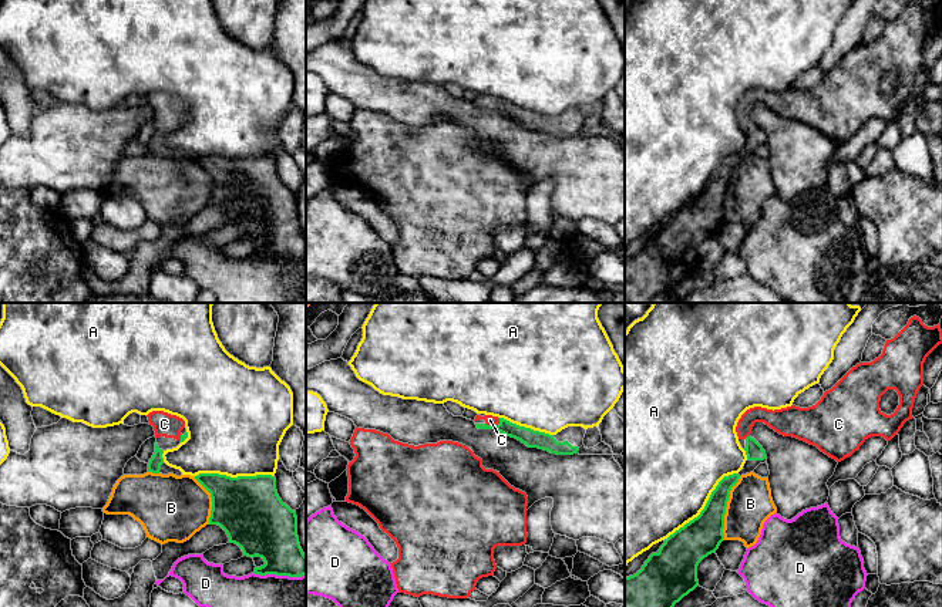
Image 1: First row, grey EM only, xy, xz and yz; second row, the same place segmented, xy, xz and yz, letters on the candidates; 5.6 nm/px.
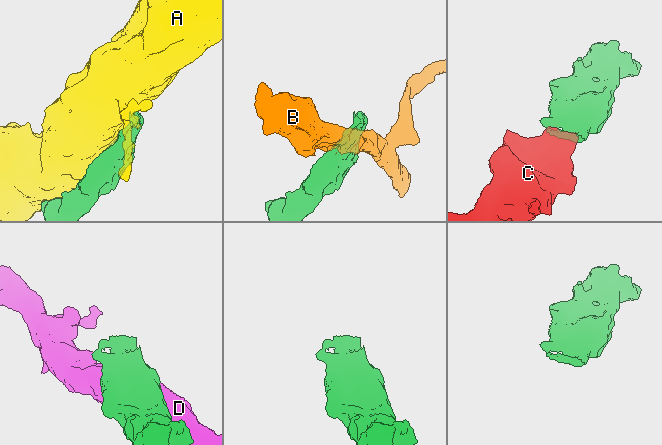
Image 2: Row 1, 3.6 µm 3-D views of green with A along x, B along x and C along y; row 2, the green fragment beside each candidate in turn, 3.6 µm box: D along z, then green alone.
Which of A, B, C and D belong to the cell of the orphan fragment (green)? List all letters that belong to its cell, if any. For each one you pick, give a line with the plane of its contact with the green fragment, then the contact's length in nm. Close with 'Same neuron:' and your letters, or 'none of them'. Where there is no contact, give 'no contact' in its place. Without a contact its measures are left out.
C: meets green in xz; contact 90 nm long
Same neuron: C

